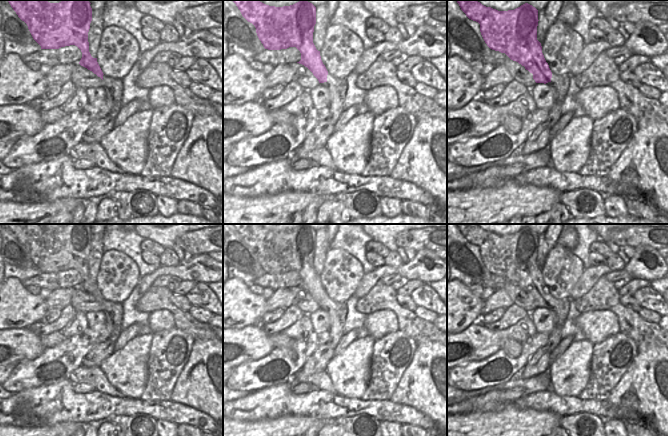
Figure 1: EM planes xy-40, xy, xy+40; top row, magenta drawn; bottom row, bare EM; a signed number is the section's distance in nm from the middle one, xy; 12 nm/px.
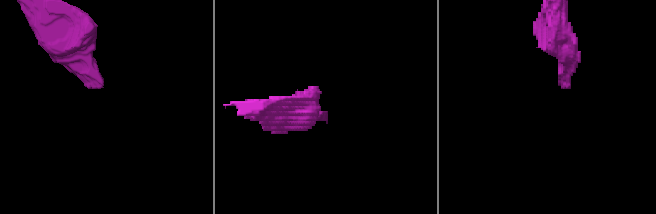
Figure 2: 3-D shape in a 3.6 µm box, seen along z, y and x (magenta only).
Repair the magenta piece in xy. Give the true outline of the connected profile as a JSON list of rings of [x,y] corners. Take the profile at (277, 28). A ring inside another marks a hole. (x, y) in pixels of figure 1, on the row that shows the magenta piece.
[[[233,0],[238,9],[240,10],[242,16],[250,23],[252,23],[256,28],[256,33],[263,44],[265,49],[268,50],[281,50],[287,49],[289,47],[296,47],[301,53],[301,60],[297,63],[307,67],[313,75],[318,79],[319,83],[325,86],[329,90],[330,100],[329,100],[329,119],[336,123],[342,112],[344,111],[343,104],[346,94],[346,78],[339,79],[330,75],[323,64],[320,56],[320,51],[318,51],[313,43],[313,32],[314,26],[316,24],[316,7],[308,1],[299,1],[290,6],[275,7],[266,5],[259,0]]]

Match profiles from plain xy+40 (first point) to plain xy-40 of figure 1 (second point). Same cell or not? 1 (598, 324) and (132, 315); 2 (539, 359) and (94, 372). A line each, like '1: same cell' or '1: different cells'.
1: different cells
2: different cells

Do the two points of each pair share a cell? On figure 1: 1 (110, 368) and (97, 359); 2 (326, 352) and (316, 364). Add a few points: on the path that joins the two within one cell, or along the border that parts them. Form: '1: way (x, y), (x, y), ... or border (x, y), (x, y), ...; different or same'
1: border (115, 351), (99, 366); different
2: way (323, 355), (318, 361); same

